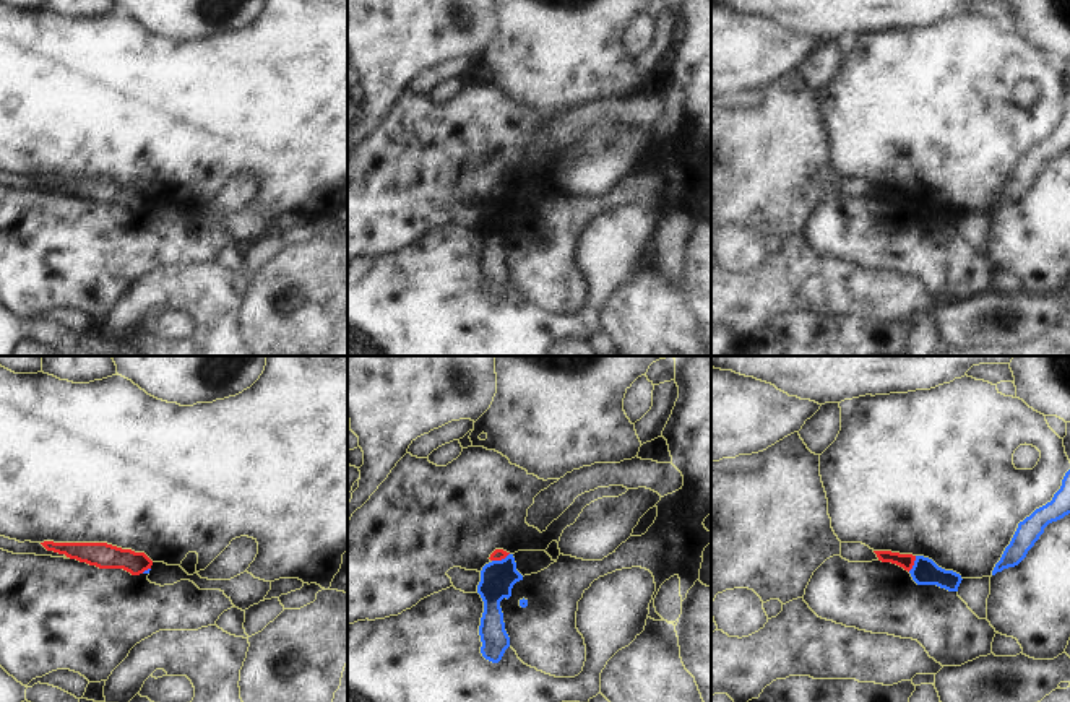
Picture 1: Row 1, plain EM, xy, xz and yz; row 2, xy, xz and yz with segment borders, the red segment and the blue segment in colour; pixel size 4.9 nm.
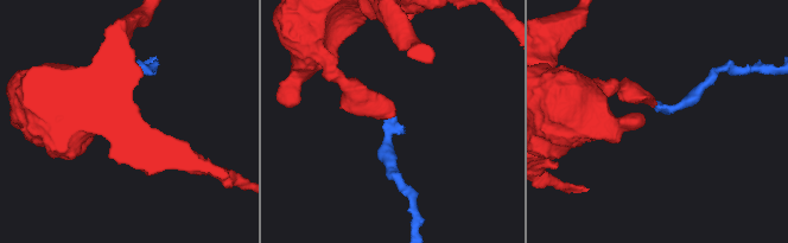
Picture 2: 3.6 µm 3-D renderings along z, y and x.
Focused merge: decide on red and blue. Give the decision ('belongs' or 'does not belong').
does not belong

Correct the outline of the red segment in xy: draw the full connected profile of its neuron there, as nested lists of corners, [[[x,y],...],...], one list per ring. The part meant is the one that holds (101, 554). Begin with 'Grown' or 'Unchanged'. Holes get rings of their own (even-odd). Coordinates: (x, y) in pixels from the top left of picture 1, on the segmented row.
Unchanged. [[[41,543],[47,551],[65,554],[70,559],[96,566],[99,569],[123,569],[140,575],[151,569],[153,561],[145,552],[122,549],[107,543]]]

